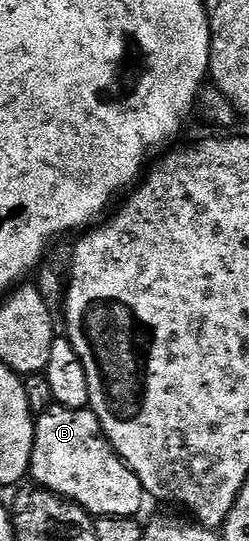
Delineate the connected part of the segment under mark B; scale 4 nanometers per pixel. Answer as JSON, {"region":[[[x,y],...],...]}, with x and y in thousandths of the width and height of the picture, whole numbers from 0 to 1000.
{"region":[[[217,747],[181,765],[145,773],[133,787],[133,839],[116,858],[116,874],[145,895],[209,911],[233,911],[269,926],[329,933],[378,957],[394,956],[550,956],[562,950],[566,924],[590,913],[558,885],[502,861],[478,839],[454,832],[422,800],[406,795],[398,774],[357,756],[261,756]]]}

